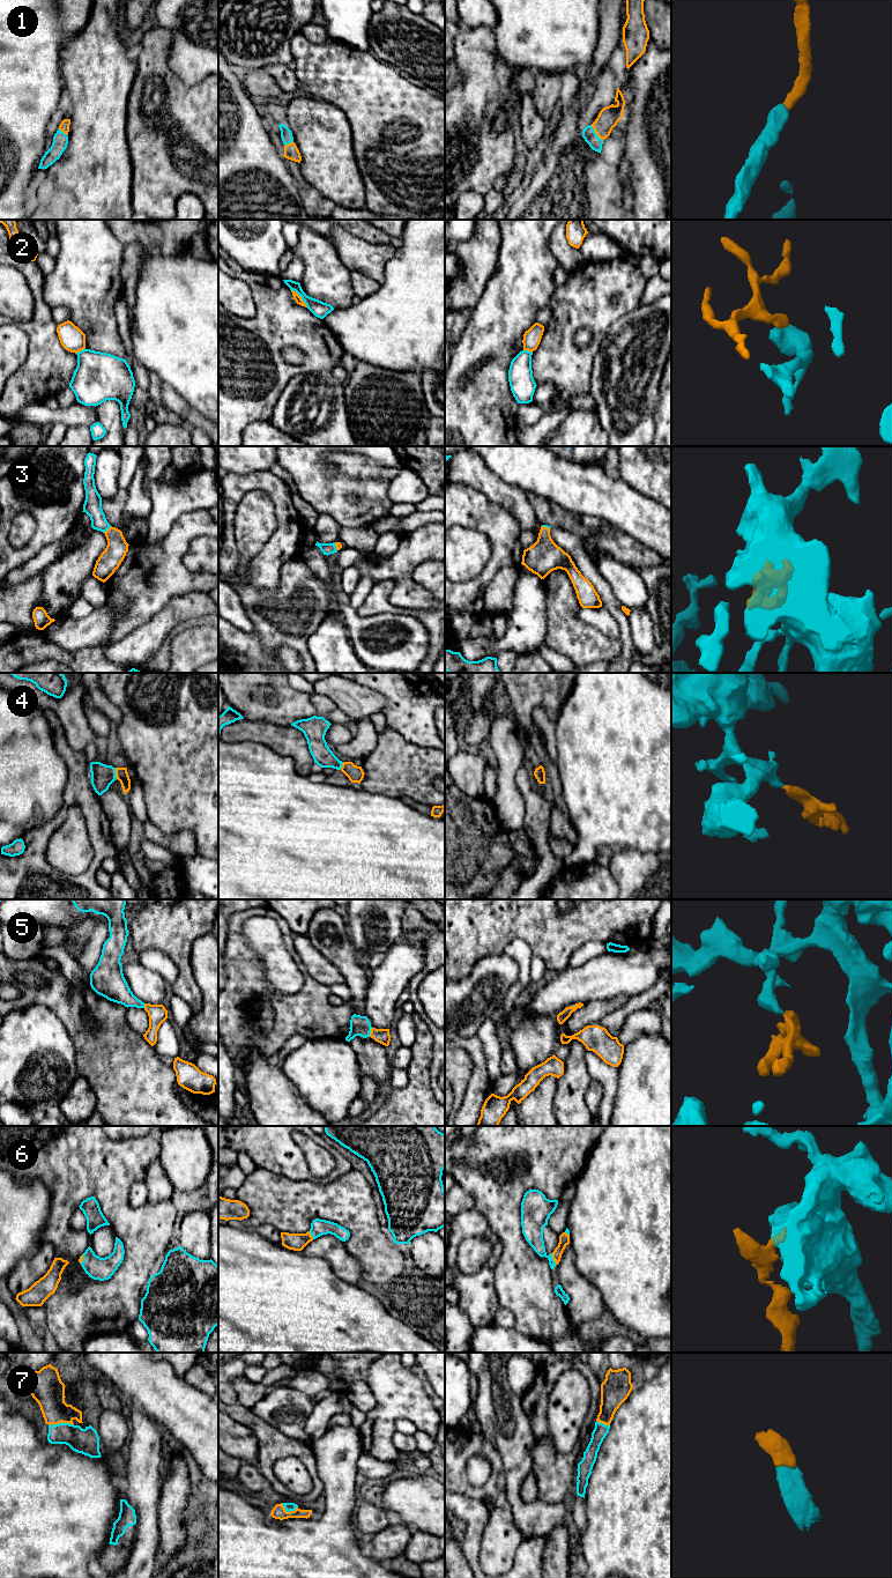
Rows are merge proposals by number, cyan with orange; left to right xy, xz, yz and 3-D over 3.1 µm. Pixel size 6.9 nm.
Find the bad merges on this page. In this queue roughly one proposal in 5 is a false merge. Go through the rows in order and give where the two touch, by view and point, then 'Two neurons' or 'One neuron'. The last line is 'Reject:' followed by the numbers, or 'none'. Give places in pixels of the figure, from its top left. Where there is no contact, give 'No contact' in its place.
1: Touches cyan at yz (595, 133). One neuron
2: Touches cyan at xz (300, 296). Two neurons
3: Touches cyan at xy (106, 530). One neuron
4: Touches cyan at xy (114, 773). One neuron
5: Touches cyan at xz (370, 1031). One neuron
6: Touches cyan at yz (552, 1259). One neuron
7: Touches cyan at xy (61, 1422). One neuron
Reject: 2

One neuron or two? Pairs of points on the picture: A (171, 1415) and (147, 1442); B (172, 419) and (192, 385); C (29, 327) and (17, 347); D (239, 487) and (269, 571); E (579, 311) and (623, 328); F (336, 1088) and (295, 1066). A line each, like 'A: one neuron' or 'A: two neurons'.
A: two neurons
B: two neurons
C: two neurons
D: one neuron
E: two neurons
F: one neuron

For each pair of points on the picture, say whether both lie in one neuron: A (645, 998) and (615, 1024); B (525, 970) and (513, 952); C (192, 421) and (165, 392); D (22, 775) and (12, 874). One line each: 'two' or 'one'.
A: one
B: one
C: one
D: two

